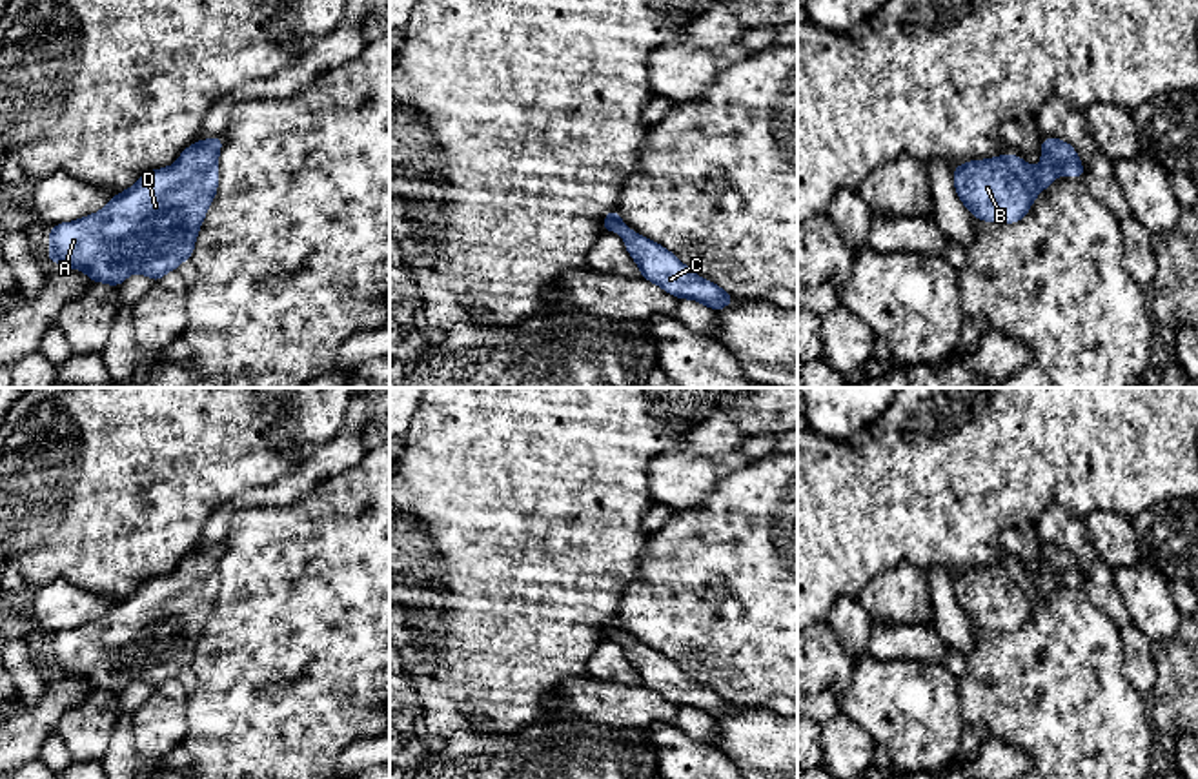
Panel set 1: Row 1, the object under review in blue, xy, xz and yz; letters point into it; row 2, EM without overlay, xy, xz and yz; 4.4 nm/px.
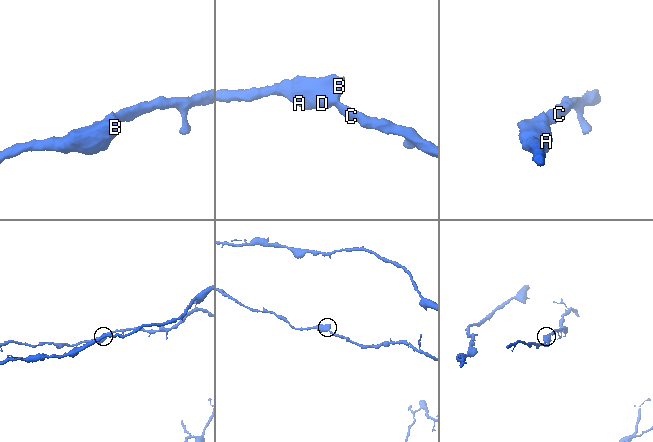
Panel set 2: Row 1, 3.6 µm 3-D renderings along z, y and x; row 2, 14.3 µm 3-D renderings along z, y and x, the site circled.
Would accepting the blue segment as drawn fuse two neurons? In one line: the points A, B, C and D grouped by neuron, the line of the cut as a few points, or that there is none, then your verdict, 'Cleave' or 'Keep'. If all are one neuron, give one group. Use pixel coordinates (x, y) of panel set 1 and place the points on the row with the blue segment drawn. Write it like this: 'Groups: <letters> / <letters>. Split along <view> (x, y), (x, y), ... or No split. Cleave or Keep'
Groups: A B C D. No split. Keep

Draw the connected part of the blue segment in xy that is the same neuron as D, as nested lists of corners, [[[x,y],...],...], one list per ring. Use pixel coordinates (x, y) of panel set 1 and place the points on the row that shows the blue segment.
[[[222,137],[197,140],[171,167],[144,173],[133,187],[117,193],[104,209],[49,228],[47,262],[82,269],[93,282],[115,288],[131,273],[144,273],[158,282],[193,255],[198,229],[217,195],[222,144]]]

